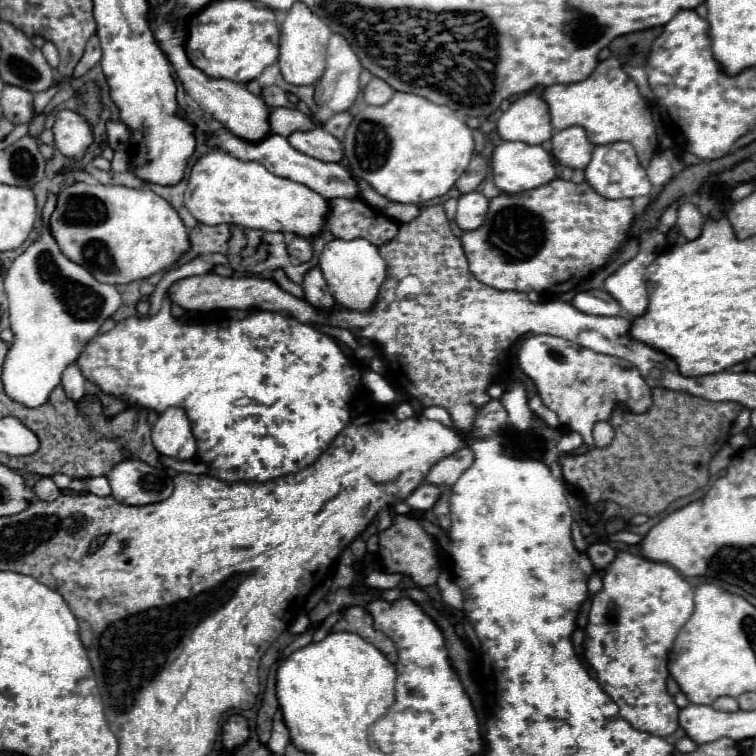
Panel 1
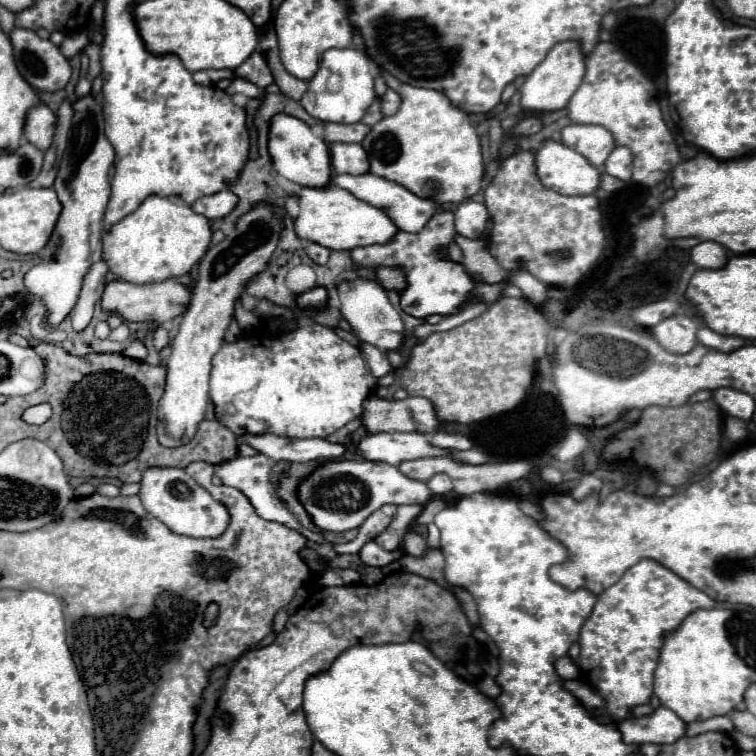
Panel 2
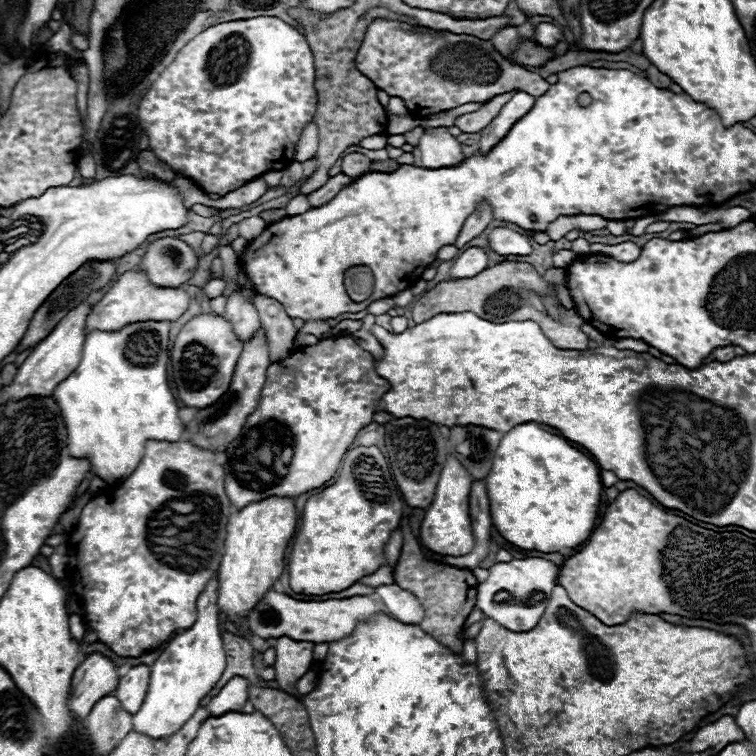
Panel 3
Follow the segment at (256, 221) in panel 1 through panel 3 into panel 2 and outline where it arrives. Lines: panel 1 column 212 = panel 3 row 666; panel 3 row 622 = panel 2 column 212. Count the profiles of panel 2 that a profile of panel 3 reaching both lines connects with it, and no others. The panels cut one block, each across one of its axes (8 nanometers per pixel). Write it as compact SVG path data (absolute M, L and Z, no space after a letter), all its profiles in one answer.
M224 188L212 196L202 196L200 200L196 200L192 204L192 210L196 214L202 214L208 220L212 220L212 218L228 216L236 208L236 204L238 204L238 196L232 190Z

